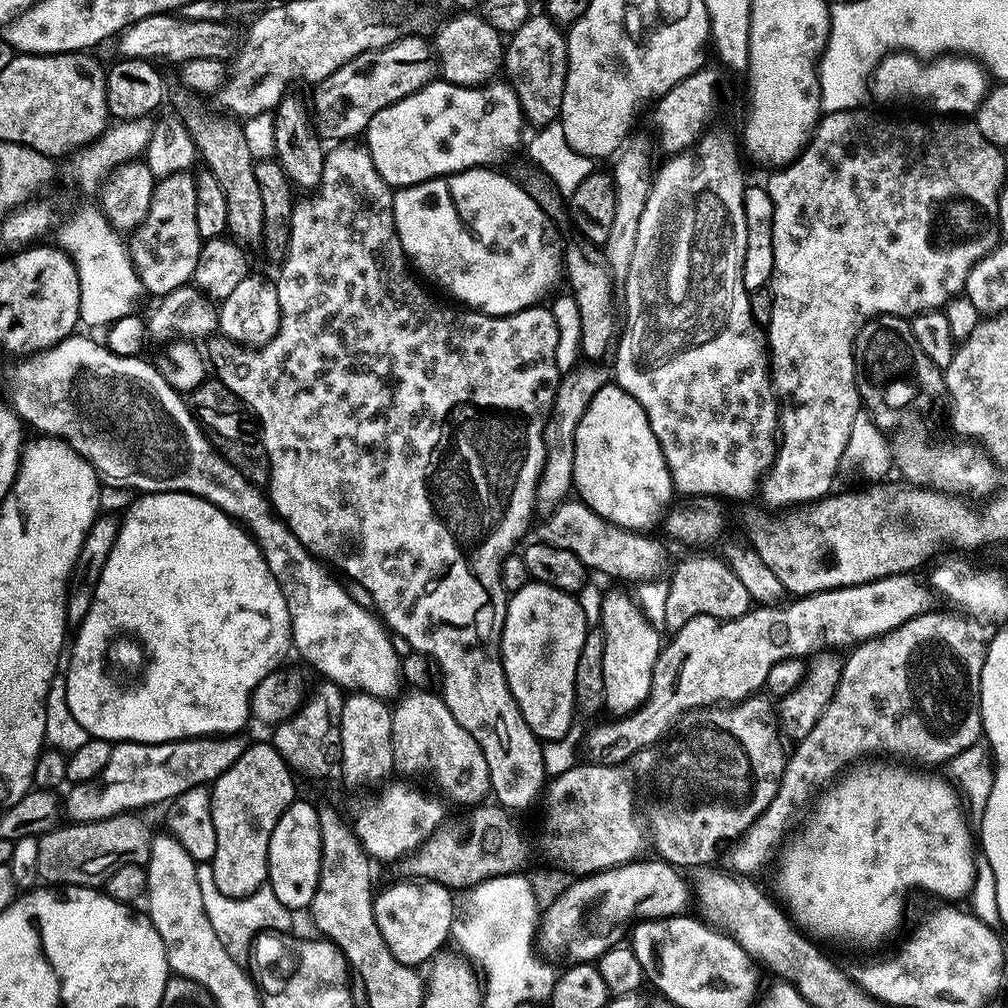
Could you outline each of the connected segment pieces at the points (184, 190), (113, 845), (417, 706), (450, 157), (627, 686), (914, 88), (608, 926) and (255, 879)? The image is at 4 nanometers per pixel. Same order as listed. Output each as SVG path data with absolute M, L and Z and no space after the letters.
M191 171L163 177L155 185L150 210L126 244L145 293L153 292L154 297L161 298L187 285L195 277L202 247L198 234L197 206L196 176Z
M121 812L120 815L105 820L95 820L85 824L64 822L64 825L61 823L52 827L43 833L37 842L39 879L48 886L100 886L110 874L114 874L114 870L122 870L122 866L147 865L154 832L153 829L148 829L147 822L140 816L143 815Z
M416 686L399 697L400 705L392 708L392 762L399 768L429 768L448 796L476 806L489 795L492 783L488 777L486 754L450 714L443 695Z
M436 78L406 98L386 106L386 110L378 110L378 114L370 118L366 147L374 162L374 170L382 174L389 188L409 188L436 176L453 176L455 172L465 172L468 168L496 166L499 160L506 159L519 146L520 131L526 128L526 121L516 92L507 82L492 83L469 86L449 84L443 78Z
M608 592L601 602L598 627L604 632L605 654L602 657L602 678L605 680L604 705L613 717L635 712L650 694L654 666L660 657L662 639L657 625L645 619L636 602L628 595Z
M893 51L881 58L870 77L870 92L880 100L913 100L916 104L925 104L936 112L975 113L990 91L989 73L979 59L968 54L941 54L935 58L924 59L910 52Z
M641 858L630 864L617 868L607 868L605 872L594 872L590 876L573 879L568 888L553 904L543 909L542 919L538 924L538 932L544 944L569 956L572 962L592 962L613 946L621 943L620 935L624 932L624 923L636 915L636 918L659 919L665 916L678 916L689 911L688 903L694 900L694 892L684 881L685 873L675 864L668 864L659 858Z
M271 742L251 744L244 753L211 785L214 834L218 834L218 846L214 846L211 860L214 886L224 896L241 900L265 887L268 878L268 851L270 834L278 826L278 818L293 800L297 799L293 769L280 756Z

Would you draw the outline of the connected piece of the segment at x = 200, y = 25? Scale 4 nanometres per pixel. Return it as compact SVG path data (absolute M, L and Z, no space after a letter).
M157 14L147 16L138 22L128 25L123 32L119 33L120 56L129 60L147 60L149 62L160 62L160 59L173 60L176 66L185 60L194 58L206 58L214 60L224 58L231 46L232 40L228 32L223 28L223 23L207 20L186 20L174 14Z

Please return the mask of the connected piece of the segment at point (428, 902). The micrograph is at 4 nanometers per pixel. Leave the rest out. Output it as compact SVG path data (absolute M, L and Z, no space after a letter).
M423 878L405 879L405 884L392 884L375 893L372 909L378 922L378 930L390 946L390 954L398 958L398 962L421 966L454 932L454 915L452 916L453 893L445 884Z

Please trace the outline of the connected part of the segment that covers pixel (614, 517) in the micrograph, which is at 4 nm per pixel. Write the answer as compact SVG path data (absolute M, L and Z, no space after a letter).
M607 382L594 394L586 414L582 414L582 422L578 422L576 441L574 442L574 492L590 510L594 510L604 520L628 528L632 532L647 533L656 523L665 519L669 511L674 485L672 474L660 442L650 422L646 418L646 410L635 398L615 382Z

